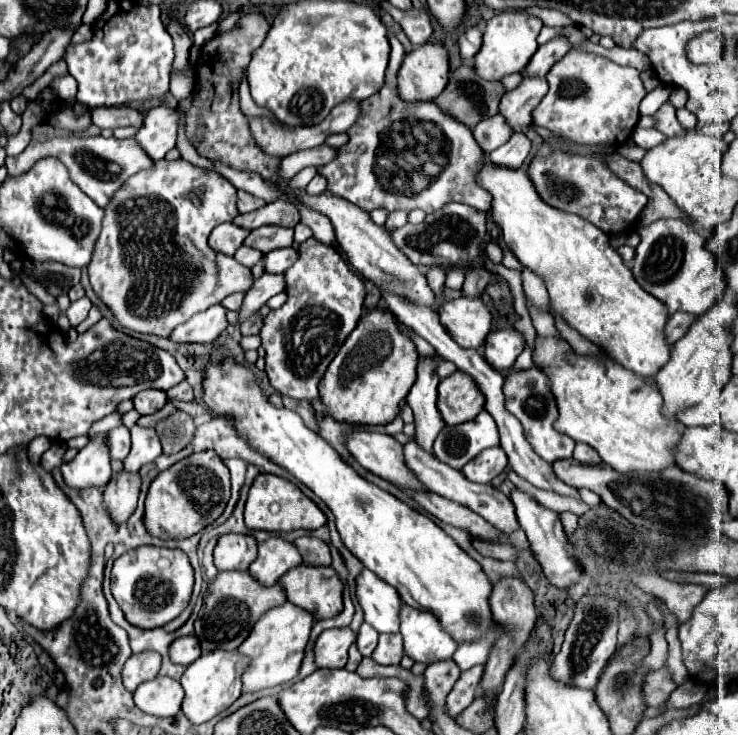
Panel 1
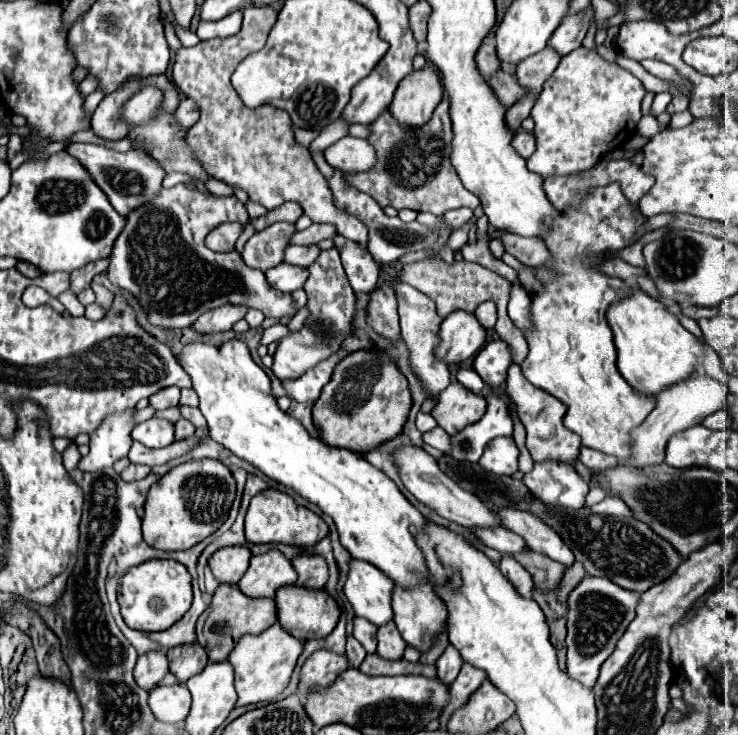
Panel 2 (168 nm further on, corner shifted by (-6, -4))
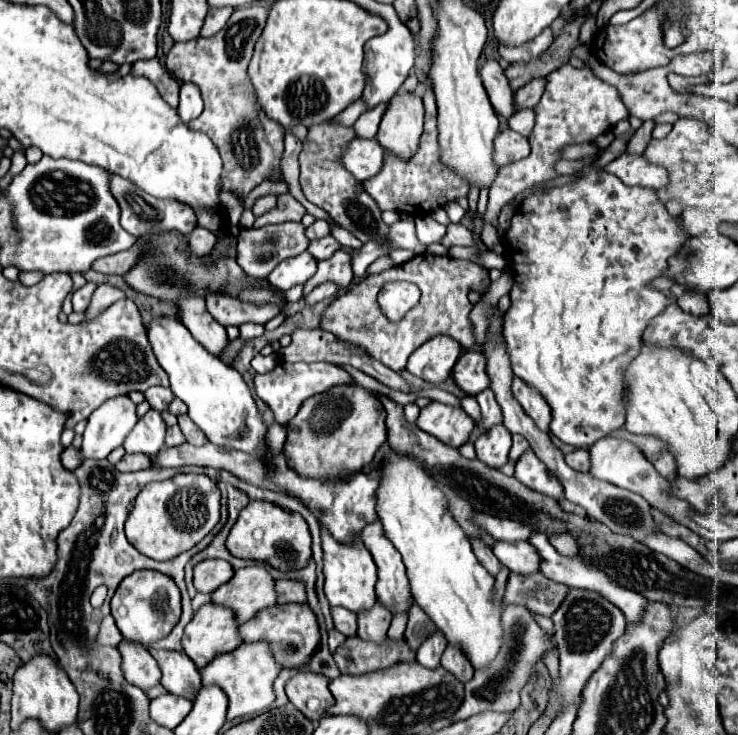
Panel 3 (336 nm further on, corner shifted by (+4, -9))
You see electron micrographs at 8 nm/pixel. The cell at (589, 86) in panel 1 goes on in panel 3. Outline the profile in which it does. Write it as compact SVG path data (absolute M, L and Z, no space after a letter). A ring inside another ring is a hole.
M570 63L558 67L546 77L546 89L540 103L534 107L534 113L536 113L536 125L528 137L532 145L532 153L516 163L502 167L502 171L498 173L498 179L494 181L494 187L490 189L486 219L492 225L496 225L502 207L514 201L516 195L530 191L534 187L540 187L542 183L558 177L554 167L560 161L558 153L564 147L592 143L596 137L612 131L616 123L630 117L630 111L624 105L616 87L594 77L588 67L576 69Z

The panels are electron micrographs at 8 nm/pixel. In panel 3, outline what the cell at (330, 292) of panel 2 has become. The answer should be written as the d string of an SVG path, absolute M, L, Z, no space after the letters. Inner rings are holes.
M336 251L330 259L326 261L318 261L318 269L314 273L312 279L308 279L304 283L304 295L308 295L314 287L332 281L338 287L348 287L352 283L352 275L350 275L350 255L344 251Z

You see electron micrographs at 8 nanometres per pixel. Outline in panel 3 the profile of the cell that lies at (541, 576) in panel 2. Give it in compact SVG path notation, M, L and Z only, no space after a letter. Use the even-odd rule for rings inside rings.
M510 573L504 591L504 601L508 605L522 605L530 613L542 613L550 617L566 597L566 591L566 585L552 581L542 573Z

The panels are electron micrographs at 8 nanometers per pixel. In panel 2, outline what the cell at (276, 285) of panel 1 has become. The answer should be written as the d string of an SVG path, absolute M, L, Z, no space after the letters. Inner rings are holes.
M282 262L280 266L270 268L266 272L266 278L274 288L282 292L294 292L302 288L304 282L308 280L308 270L302 266L288 266L286 262Z

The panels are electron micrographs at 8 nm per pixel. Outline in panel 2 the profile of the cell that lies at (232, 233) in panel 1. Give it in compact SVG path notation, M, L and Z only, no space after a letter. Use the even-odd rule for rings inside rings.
M220 224L206 236L206 246L214 252L228 252L236 246L242 224Z

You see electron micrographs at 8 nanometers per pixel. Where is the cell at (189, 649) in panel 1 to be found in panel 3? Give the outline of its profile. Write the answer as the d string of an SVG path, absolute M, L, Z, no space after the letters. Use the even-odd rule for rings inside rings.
M150 649L152 657L158 661L162 671L162 685L168 693L194 699L198 687L202 687L202 675L184 651L156 651Z

